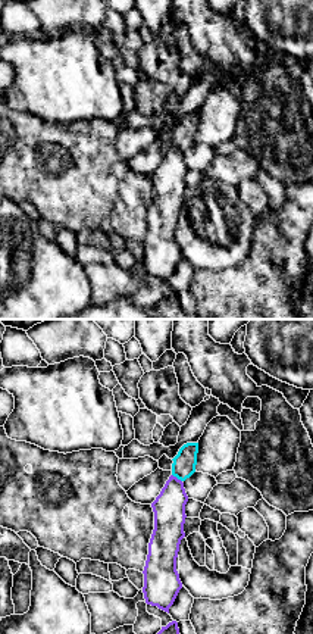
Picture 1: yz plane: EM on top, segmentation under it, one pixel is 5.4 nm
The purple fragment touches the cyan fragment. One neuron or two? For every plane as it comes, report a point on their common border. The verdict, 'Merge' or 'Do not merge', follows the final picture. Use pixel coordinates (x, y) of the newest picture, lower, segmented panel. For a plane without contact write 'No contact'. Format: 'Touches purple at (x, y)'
Touches purple at (175, 477)

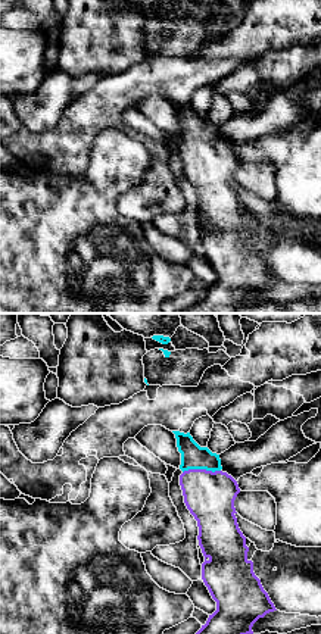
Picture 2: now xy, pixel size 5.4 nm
Touches purple at (200, 469)

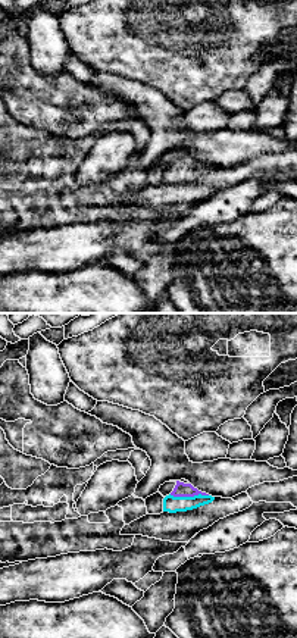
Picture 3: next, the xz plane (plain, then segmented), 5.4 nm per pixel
Touches purple at (188, 496)

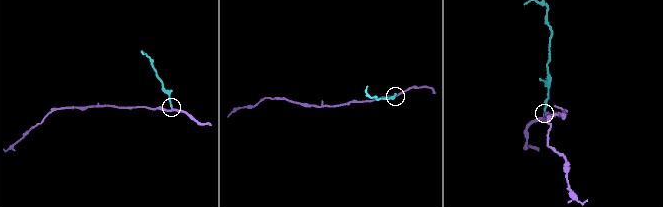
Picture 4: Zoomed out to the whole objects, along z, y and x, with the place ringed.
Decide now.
Merge

